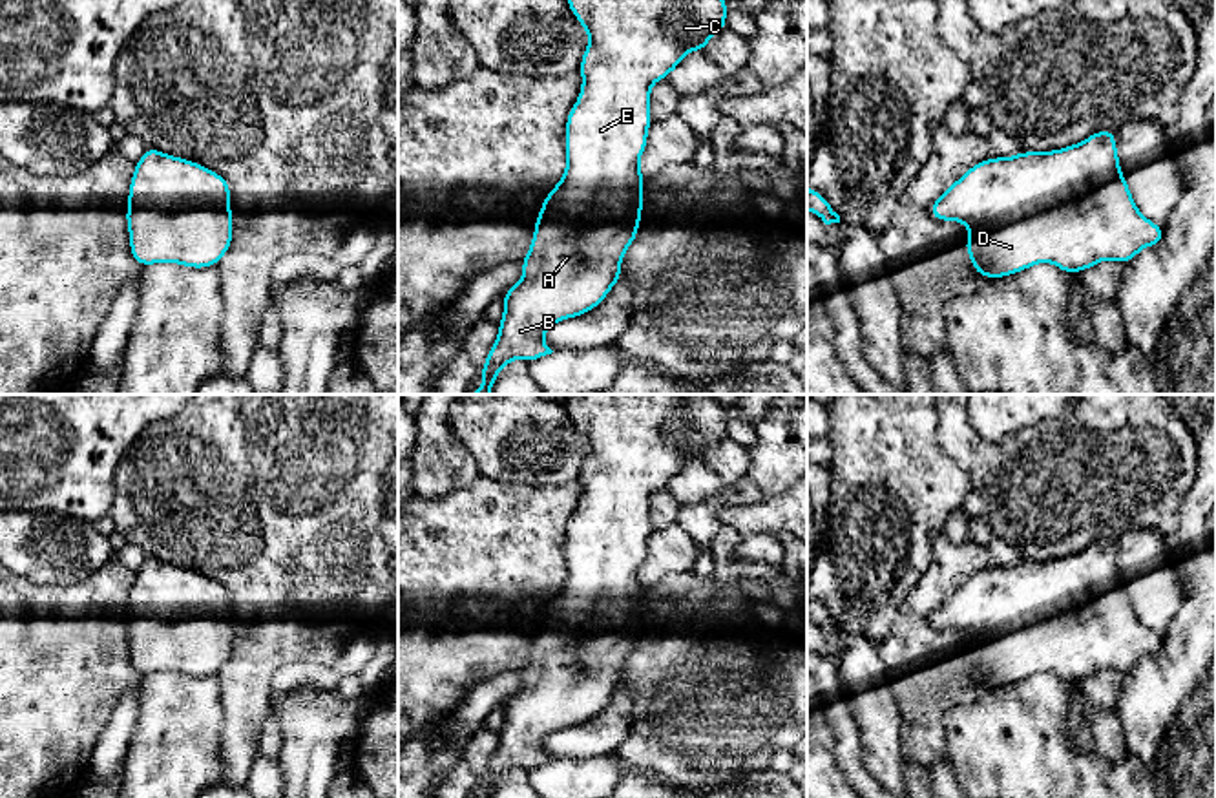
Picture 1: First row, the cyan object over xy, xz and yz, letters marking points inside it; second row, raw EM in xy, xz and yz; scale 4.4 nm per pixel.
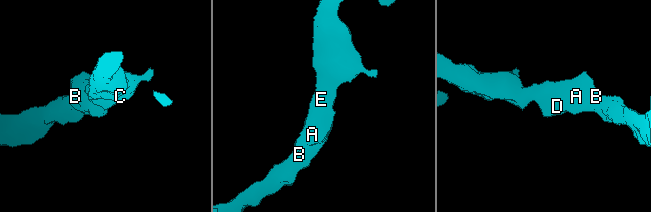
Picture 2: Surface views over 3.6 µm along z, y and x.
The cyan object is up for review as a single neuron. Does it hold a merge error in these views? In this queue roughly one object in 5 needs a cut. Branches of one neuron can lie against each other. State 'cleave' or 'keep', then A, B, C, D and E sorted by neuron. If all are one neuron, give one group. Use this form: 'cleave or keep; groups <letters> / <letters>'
keep; groups A B C D E

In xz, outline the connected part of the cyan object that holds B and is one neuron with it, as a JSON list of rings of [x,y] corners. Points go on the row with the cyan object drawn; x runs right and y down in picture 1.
[[[566,0],[577,22],[586,29],[590,44],[581,57],[582,86],[566,117],[566,172],[548,192],[535,219],[535,232],[526,257],[524,276],[502,296],[504,314],[498,336],[480,369],[482,387],[467,394],[491,394],[502,367],[513,360],[535,362],[553,351],[544,343],[544,331],[562,320],[582,316],[610,294],[621,281],[626,248],[637,239],[643,214],[645,175],[639,157],[645,153],[652,124],[652,84],[666,79],[688,51],[705,53],[707,42],[727,27],[727,0]]]

